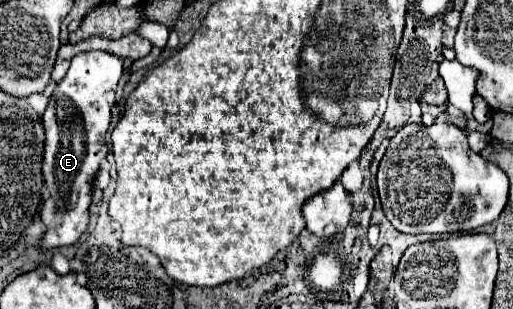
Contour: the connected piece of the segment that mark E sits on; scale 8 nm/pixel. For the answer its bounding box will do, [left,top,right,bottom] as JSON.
[40,51,122,251]

